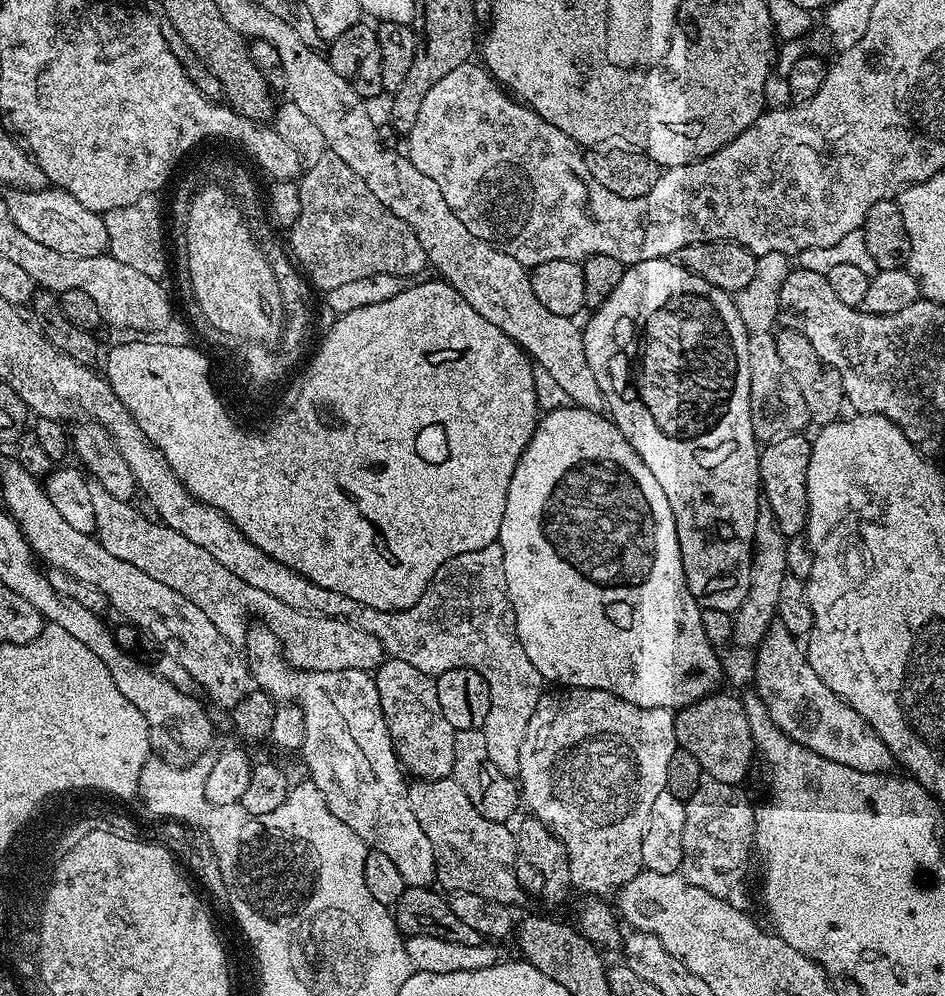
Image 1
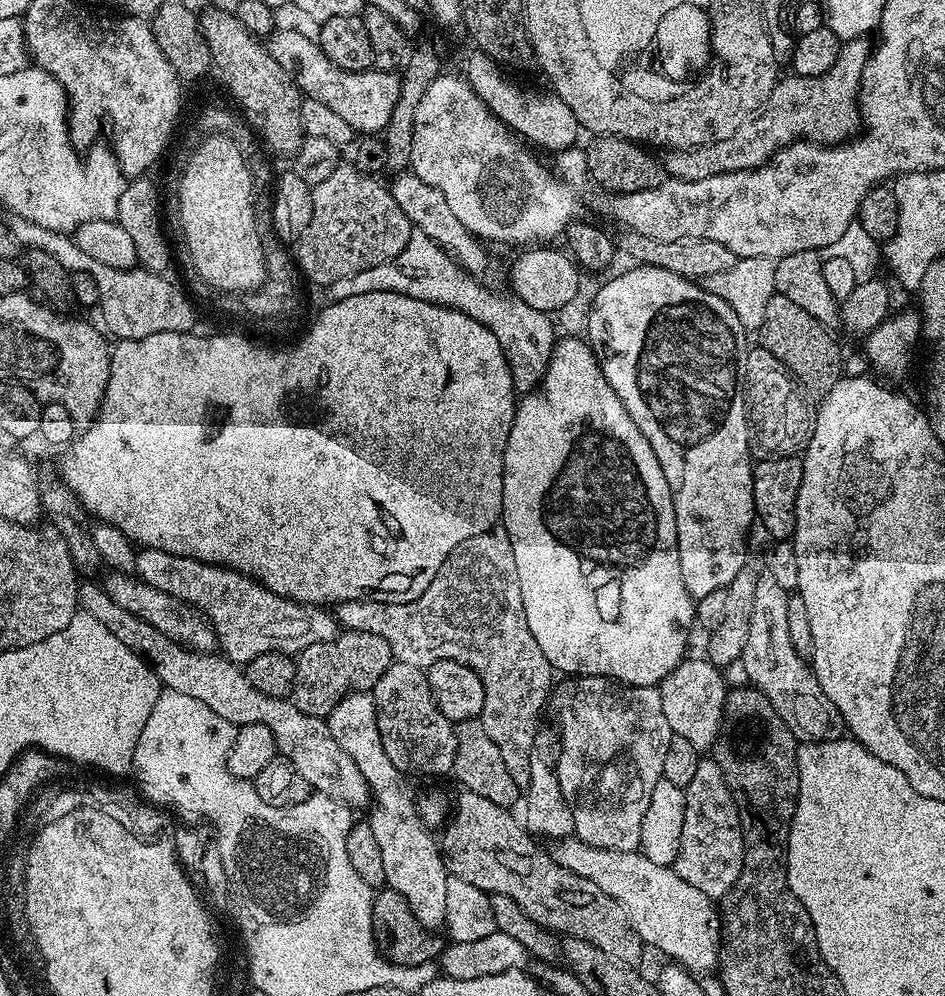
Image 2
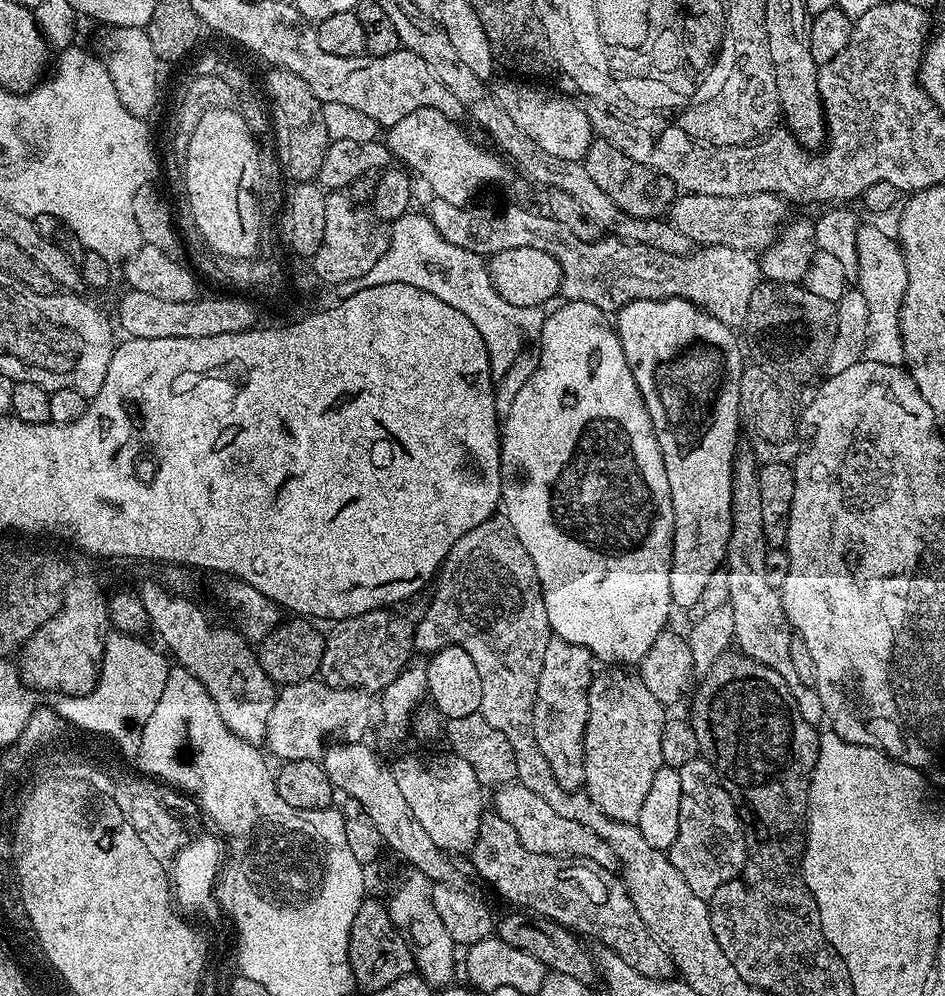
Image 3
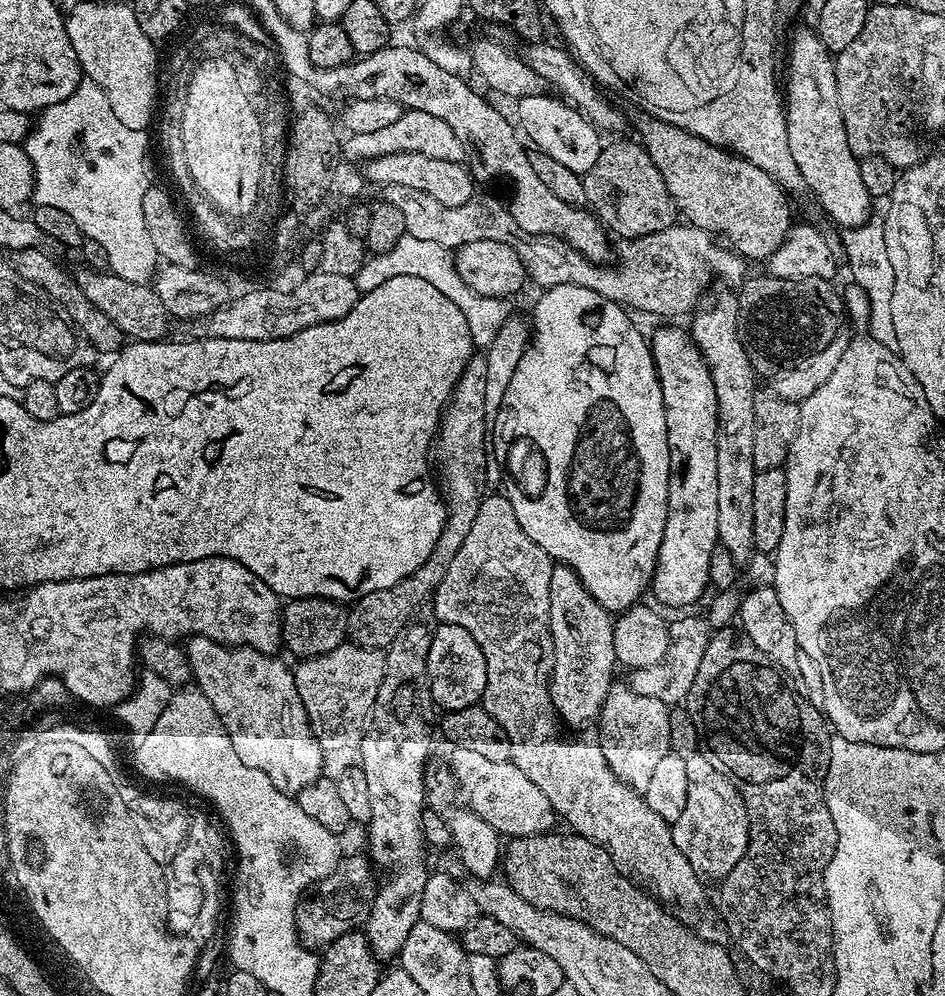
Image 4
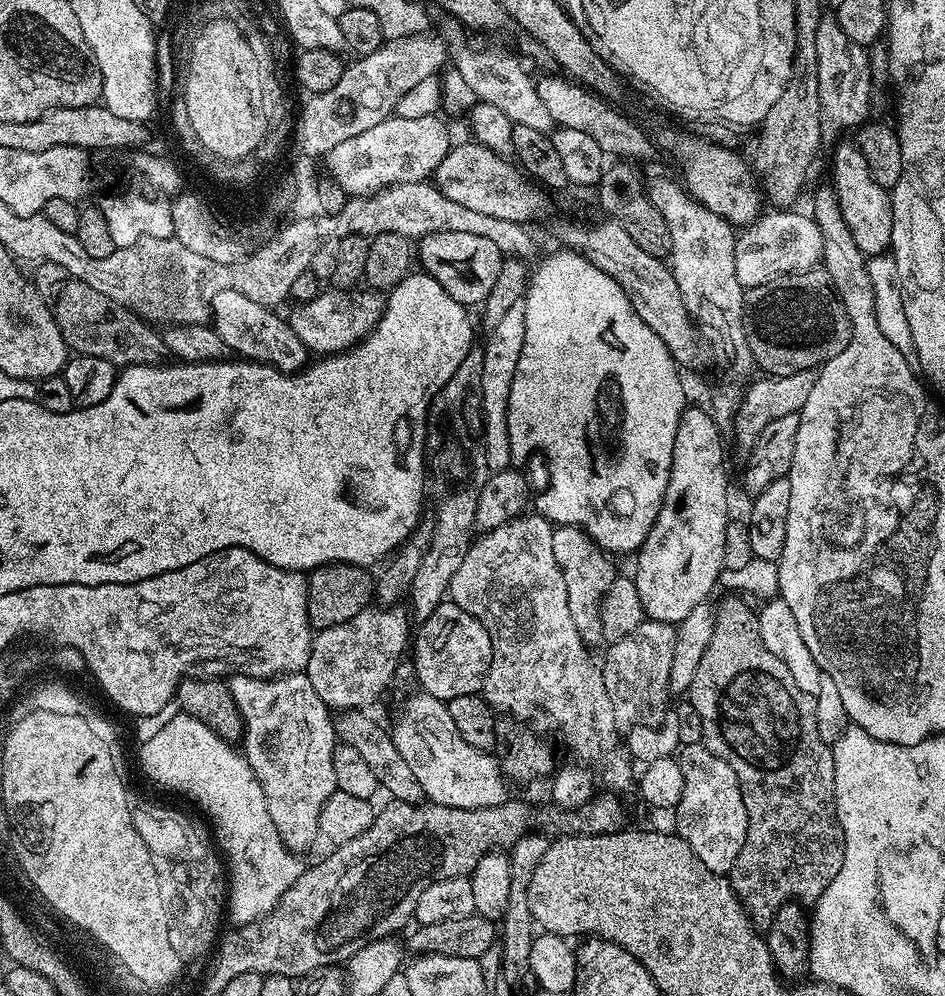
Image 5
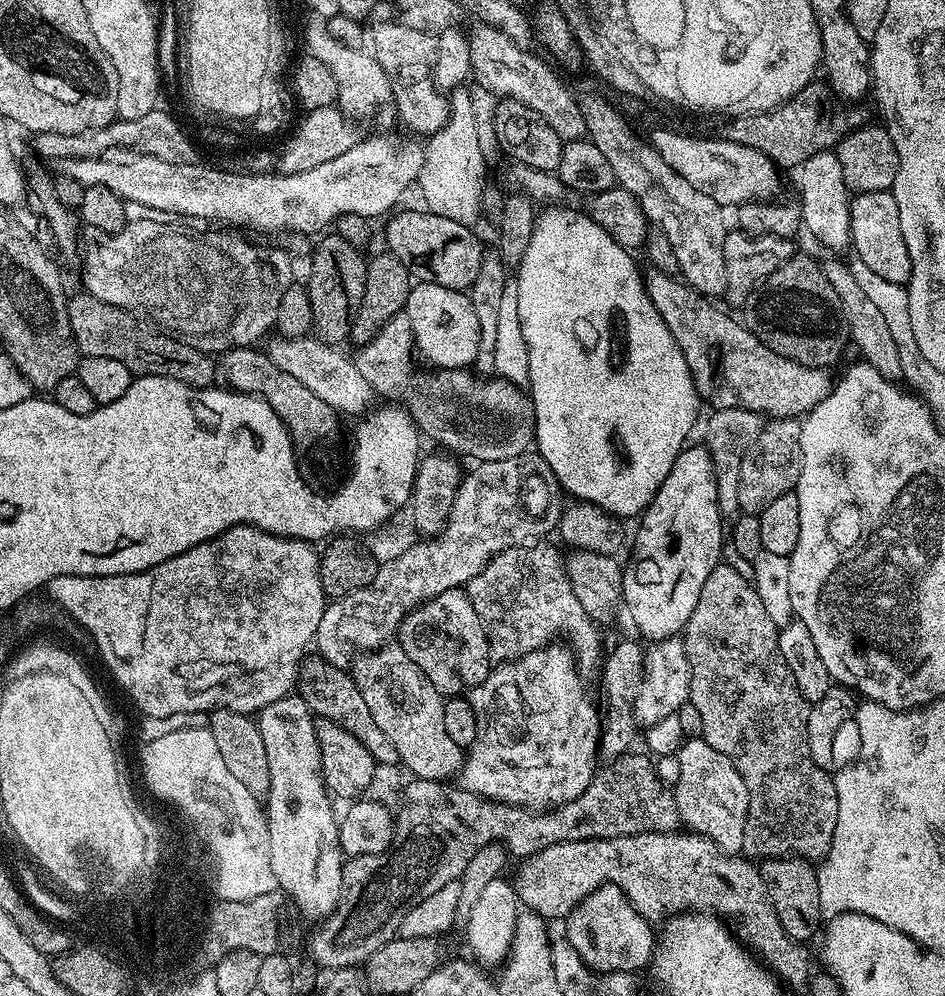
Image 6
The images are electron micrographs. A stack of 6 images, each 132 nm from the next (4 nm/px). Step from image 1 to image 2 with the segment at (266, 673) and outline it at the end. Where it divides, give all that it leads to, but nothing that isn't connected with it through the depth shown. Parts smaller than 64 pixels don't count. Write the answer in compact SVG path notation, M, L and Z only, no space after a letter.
M349 692L348 695L343 696L335 706L333 706L331 712L326 717L327 724L329 726L330 734L334 739L341 744L342 749L357 763L358 770L362 772L362 777L366 780L371 792L371 799L374 803L371 805L370 811L372 813L366 816L366 822L370 826L370 830L374 830L374 839L378 842L378 850L382 854L382 866L386 870L386 884L387 887L398 890L398 894L402 894L402 898L406 898L406 902L410 906L410 910L414 914L414 918L418 918L418 922L422 924L424 928L429 930L440 930L444 928L444 919L446 918L446 882L448 881L448 867L444 864L444 857L440 855L440 845L437 837L433 835L429 829L424 827L423 822L420 820L420 816L416 812L416 800L414 796L408 793L408 784L406 781L405 773L398 771L394 766L394 762L390 762L390 758L386 758L386 750L382 746L382 738L378 734L378 726L376 725L376 707L372 701L371 695L368 692Z

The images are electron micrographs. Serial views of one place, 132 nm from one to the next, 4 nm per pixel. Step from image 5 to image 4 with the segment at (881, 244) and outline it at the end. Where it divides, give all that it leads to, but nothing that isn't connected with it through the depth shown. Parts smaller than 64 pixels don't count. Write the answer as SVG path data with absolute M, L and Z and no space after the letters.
M815 27L796 28L792 32L792 41L788 44L788 85L783 85L782 96L786 101L784 117L788 123L786 134L790 138L790 155L794 157L802 178L806 178L806 186L815 203L822 206L825 217L829 221L833 220L837 224L833 225L840 230L860 227L871 221L874 216L874 197L866 190L866 182L862 182L860 160L850 150L850 142L846 142L842 106L838 106L836 62L833 53L821 42Z

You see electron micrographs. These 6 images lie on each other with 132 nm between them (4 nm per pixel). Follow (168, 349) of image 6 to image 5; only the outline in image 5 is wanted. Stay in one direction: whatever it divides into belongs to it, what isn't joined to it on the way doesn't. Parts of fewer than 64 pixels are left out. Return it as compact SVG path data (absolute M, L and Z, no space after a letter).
M42 260L35 268L36 273L31 273L30 279L46 302L54 322L58 322L58 330L73 353L106 358L117 366L165 363L169 350L164 345L163 335L159 331L156 333L152 329L155 327L145 323L132 309L124 308L106 294L94 290L94 286L74 278L70 270L62 270L62 266L54 262Z

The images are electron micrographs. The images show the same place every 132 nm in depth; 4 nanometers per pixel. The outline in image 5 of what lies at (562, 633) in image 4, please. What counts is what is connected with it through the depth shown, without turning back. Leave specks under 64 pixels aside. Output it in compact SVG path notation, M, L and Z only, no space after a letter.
M569 524L553 527L554 558L562 570L562 578L566 582L566 598L570 602L570 618L574 618L574 626L578 626L580 637L585 645L601 643L602 618L600 606L604 602L604 595L615 584L618 569L611 564L609 553L598 547L592 537L582 528L575 528Z

